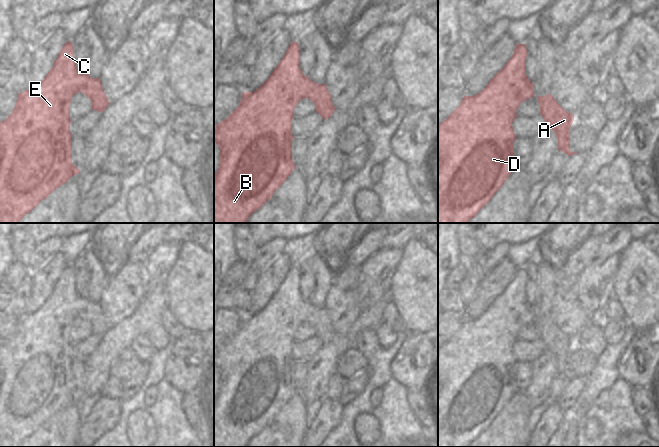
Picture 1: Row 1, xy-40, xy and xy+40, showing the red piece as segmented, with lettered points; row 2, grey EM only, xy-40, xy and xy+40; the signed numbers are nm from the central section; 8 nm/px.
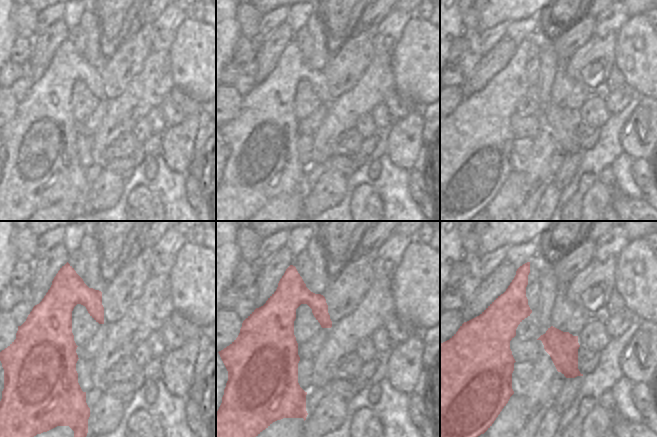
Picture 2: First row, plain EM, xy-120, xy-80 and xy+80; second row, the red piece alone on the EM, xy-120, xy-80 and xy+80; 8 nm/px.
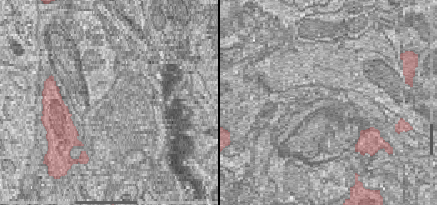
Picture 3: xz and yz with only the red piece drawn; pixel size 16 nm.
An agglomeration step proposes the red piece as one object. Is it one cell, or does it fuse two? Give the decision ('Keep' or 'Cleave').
Keep

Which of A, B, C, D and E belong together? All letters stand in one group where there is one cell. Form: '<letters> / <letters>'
A B C D E

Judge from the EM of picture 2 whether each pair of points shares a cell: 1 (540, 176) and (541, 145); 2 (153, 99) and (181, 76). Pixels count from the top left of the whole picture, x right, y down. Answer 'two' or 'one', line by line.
1: one
2: two

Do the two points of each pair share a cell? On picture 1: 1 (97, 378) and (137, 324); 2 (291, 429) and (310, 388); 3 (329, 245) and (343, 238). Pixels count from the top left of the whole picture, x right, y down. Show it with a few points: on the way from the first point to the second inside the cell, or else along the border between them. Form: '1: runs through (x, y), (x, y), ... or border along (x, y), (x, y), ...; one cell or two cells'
1: runs through (98, 364), (123, 337); one cell
2: border along (301, 392), (306, 405); two cells
3: runs through (332, 243), (337, 238), (340, 238); one cell

